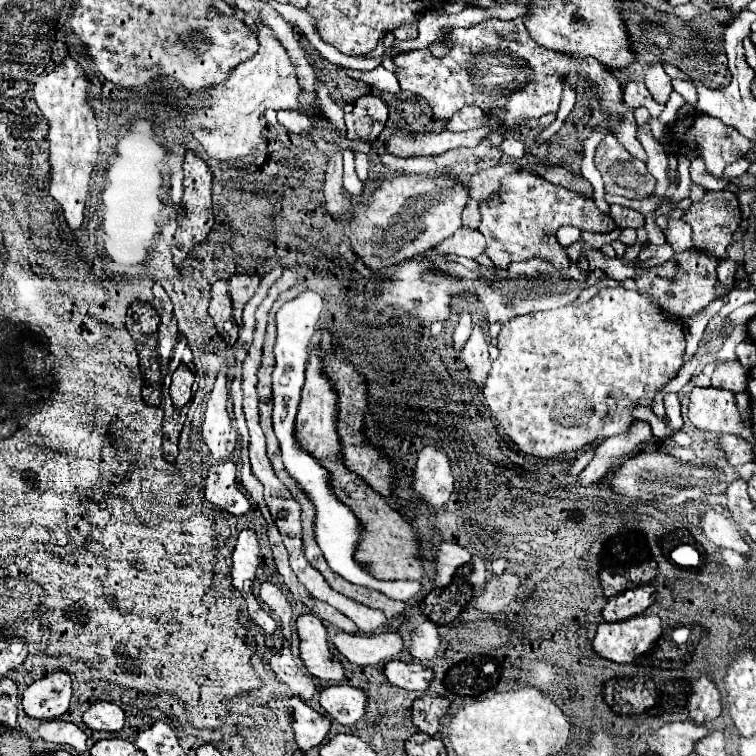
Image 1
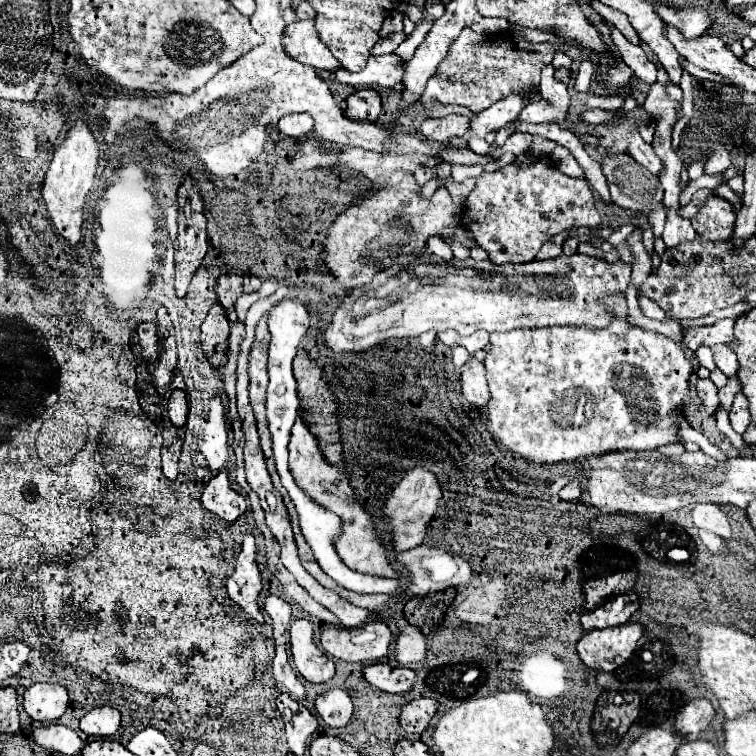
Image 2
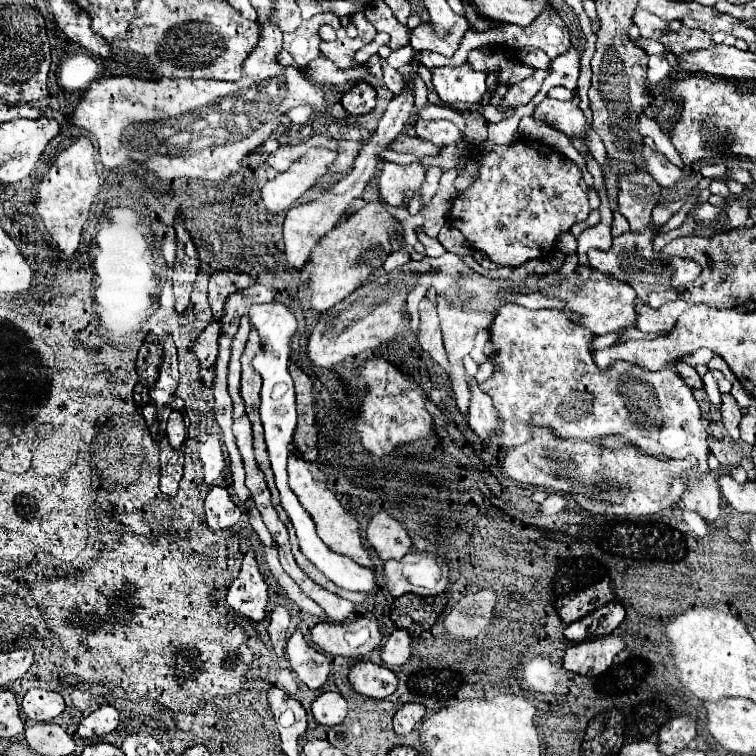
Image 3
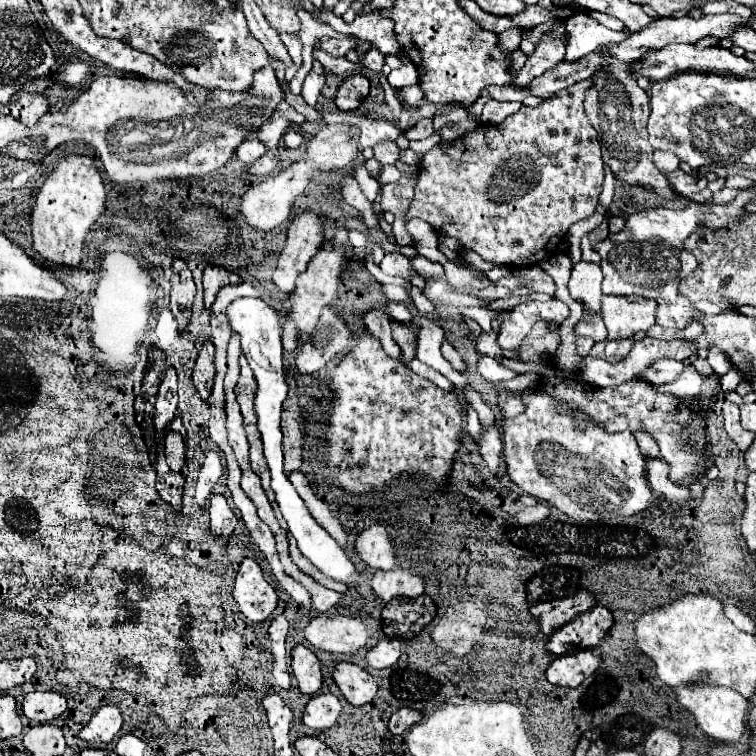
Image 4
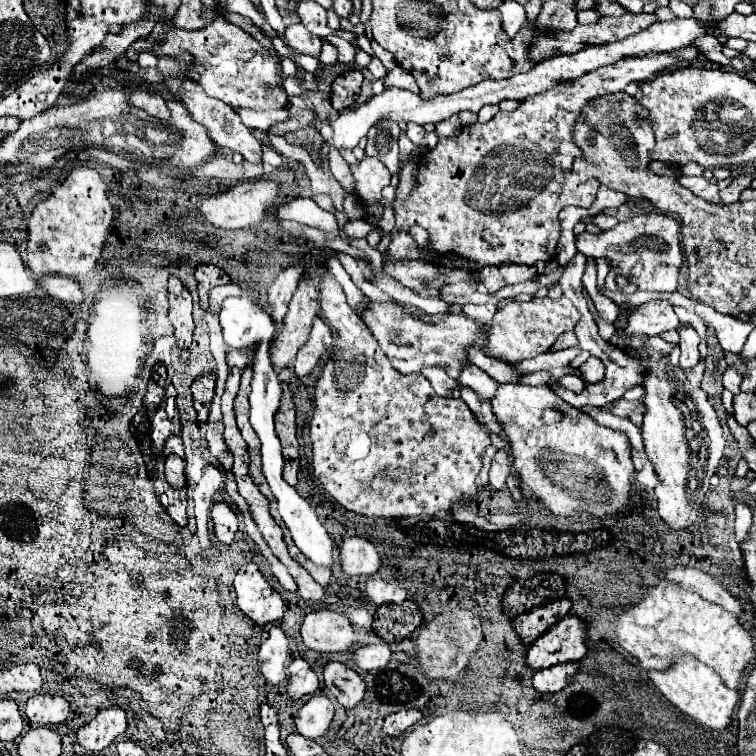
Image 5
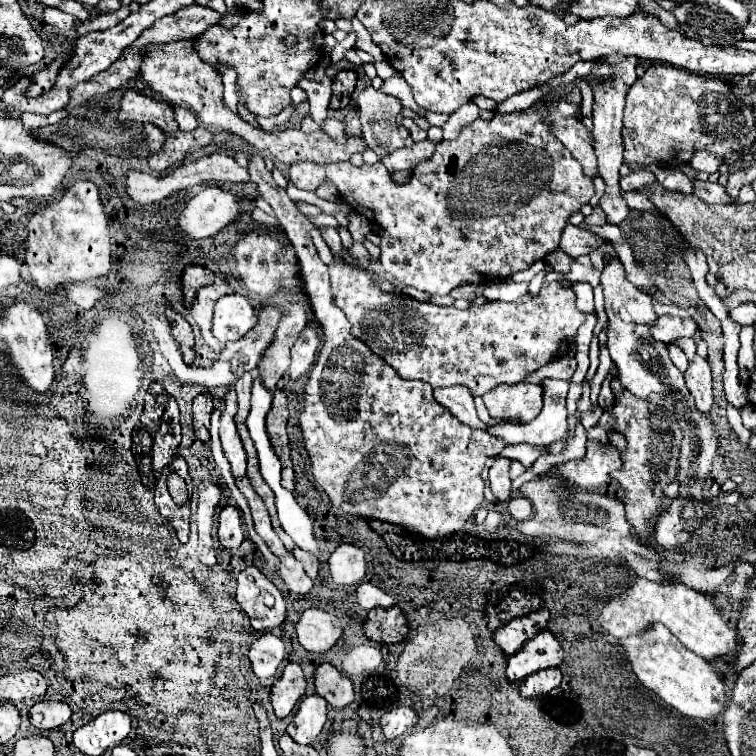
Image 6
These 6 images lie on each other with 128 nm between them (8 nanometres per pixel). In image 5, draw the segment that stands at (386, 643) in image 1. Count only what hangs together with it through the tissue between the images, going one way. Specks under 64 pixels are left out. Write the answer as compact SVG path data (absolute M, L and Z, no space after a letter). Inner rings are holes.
M314 610L306 614L300 634L306 648L316 652L344 652L356 640L350 620L330 610Z

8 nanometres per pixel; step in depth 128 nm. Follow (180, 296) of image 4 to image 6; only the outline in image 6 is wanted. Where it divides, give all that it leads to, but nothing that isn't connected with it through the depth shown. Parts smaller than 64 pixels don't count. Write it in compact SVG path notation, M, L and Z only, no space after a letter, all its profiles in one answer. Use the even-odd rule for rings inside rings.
M172 308L166 310L166 318L170 322L170 328L172 328L172 336L184 356L184 362L186 364L192 364L194 358L196 358L196 352L194 352L194 336L192 336L192 328L190 324L178 314L174 312Z

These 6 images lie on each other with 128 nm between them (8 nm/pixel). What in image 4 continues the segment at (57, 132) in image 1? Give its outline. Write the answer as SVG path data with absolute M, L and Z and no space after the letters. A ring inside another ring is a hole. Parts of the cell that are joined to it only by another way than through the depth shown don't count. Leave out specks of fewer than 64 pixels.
M66 156L58 162L54 172L46 178L36 204L31 211L32 248L34 252L54 264L78 268L82 262L82 248L90 226L106 210L106 188L92 158Z

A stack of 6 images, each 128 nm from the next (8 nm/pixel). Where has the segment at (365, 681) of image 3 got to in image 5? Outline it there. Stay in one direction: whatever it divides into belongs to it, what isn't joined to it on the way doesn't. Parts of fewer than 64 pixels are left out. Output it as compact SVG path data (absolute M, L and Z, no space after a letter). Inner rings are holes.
M328 662L324 666L324 684L344 708L354 708L364 698L364 680L358 676L358 672L340 662Z

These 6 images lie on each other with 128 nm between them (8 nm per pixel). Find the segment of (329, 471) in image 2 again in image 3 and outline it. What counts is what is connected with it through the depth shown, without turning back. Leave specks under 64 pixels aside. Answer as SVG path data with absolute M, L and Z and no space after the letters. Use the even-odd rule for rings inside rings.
M290 452L290 458L288 458L288 478L290 478L292 492L298 496L300 504L306 508L306 512L312 516L312 520L316 524L316 532L328 544L328 548L332 548L334 552L340 552L340 554L356 560L360 566L370 568L372 560L370 560L366 548L362 546L358 520L350 512L346 512L342 508L342 504L338 502L338 498L334 498L334 494L326 488L326 476L322 474L322 470L316 468L316 464L304 462L304 460L296 458L294 452Z

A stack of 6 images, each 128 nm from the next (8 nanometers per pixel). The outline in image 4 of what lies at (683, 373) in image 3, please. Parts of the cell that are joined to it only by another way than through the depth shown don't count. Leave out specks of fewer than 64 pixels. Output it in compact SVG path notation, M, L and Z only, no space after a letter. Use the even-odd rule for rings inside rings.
M660 358L660 360L652 362L652 366L646 368L642 374L638 374L638 378L656 386L656 384L672 382L672 380L674 380L682 370L684 370L684 364L680 364L678 360Z

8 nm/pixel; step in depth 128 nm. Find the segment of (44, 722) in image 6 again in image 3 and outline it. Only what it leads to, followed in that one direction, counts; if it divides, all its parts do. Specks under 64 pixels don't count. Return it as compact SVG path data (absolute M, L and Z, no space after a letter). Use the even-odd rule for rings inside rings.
M32 688L22 700L24 714L36 722L50 722L64 712L64 698L58 692Z

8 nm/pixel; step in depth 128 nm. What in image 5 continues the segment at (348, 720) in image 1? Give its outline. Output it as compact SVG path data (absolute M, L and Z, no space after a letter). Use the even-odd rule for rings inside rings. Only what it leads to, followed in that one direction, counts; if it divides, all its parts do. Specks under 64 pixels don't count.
M314 694L296 714L294 720L296 732L308 740L316 740L328 730L332 716L334 716L334 706L328 700L328 696Z

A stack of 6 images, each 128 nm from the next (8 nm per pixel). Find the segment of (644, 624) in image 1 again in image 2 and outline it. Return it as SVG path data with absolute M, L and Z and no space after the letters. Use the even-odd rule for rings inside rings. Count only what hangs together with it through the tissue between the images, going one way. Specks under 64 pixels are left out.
M622 624L606 630L586 632L578 644L578 656L584 666L592 670L612 672L622 666L632 652L636 650L636 642L644 636L644 628L640 624Z

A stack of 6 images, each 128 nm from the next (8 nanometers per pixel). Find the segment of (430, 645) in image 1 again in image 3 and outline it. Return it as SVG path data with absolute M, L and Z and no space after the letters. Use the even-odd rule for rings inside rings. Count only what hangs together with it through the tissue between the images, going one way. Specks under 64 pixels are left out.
M394 630L388 640L384 642L384 646L380 648L380 658L382 662L388 666L388 668L396 668L396 666L402 666L410 654L412 654L412 638L408 632L404 630Z

